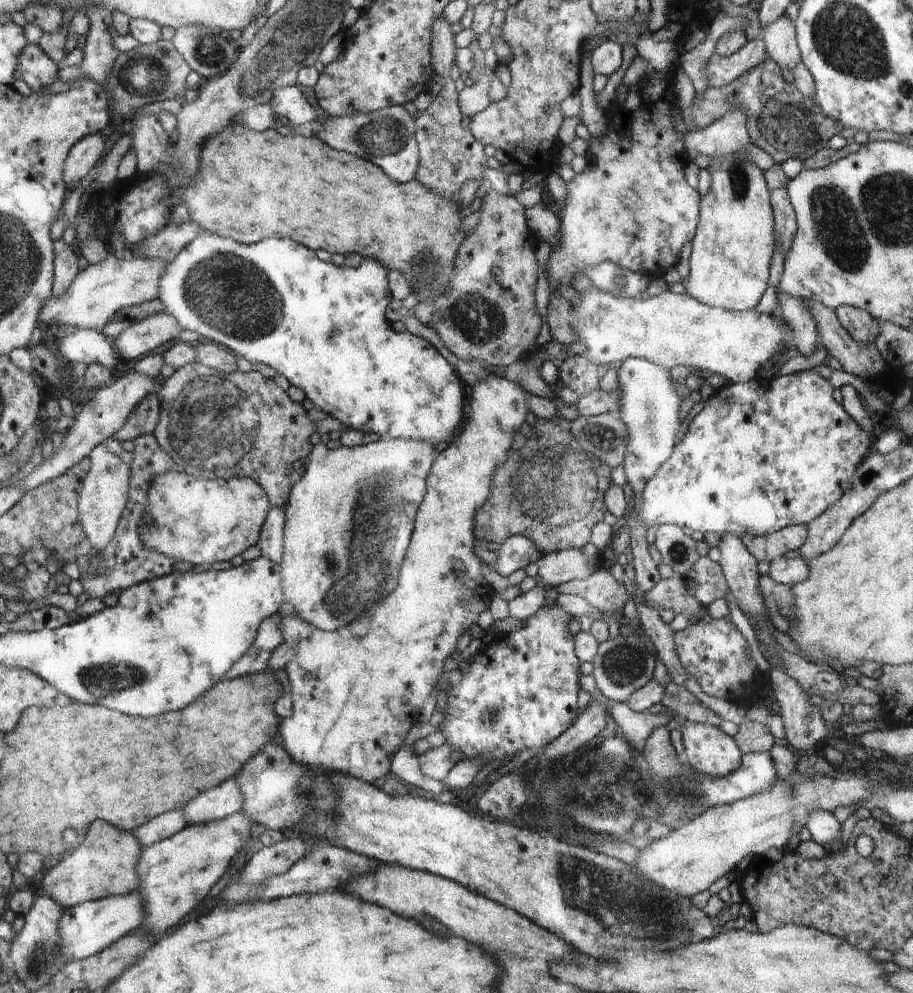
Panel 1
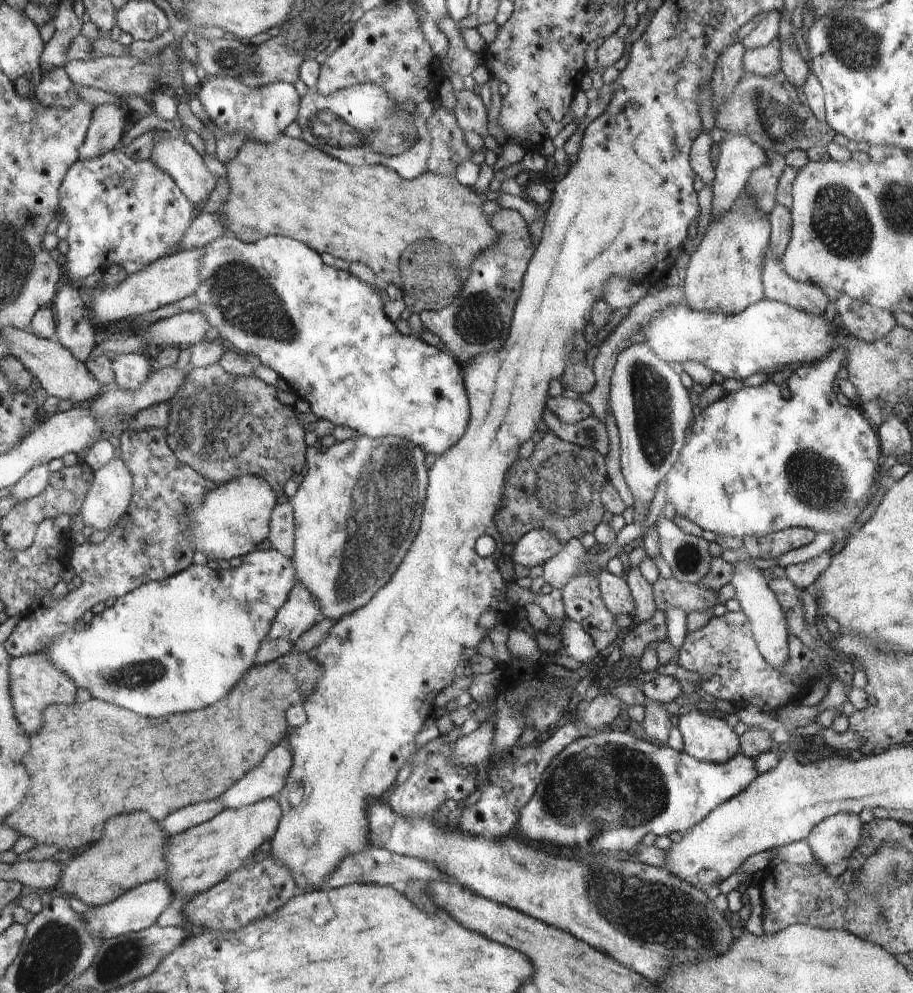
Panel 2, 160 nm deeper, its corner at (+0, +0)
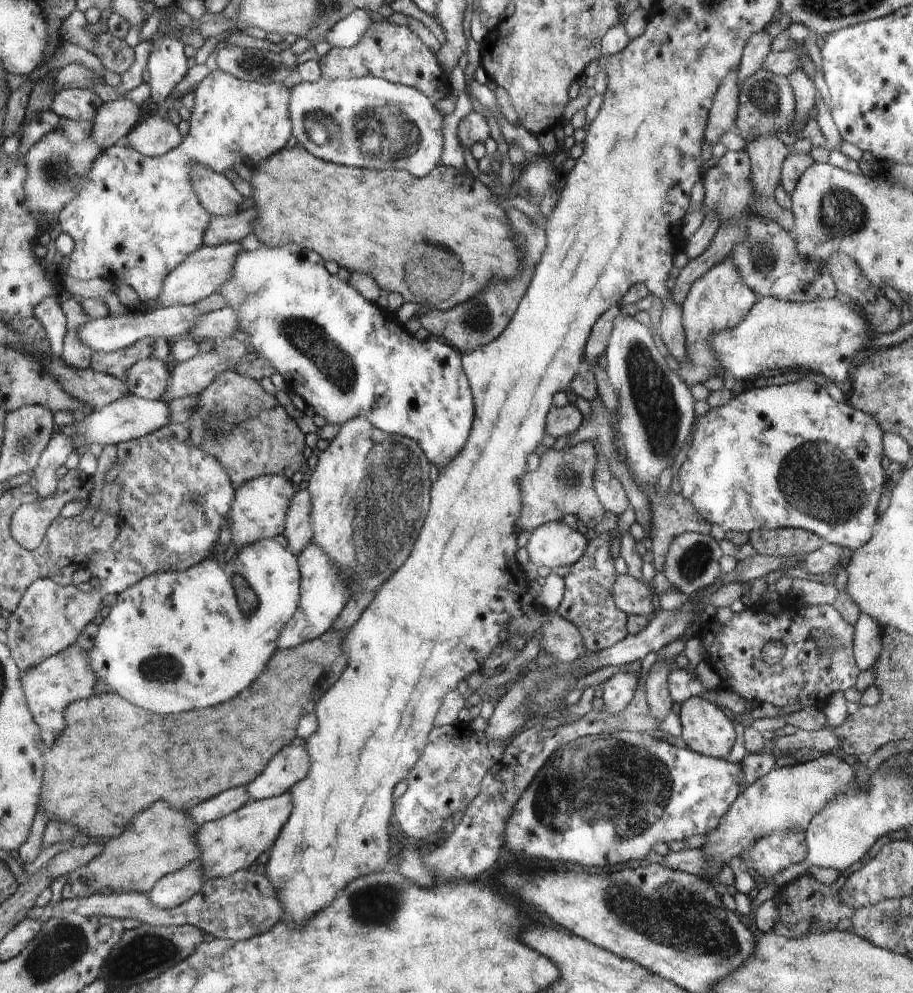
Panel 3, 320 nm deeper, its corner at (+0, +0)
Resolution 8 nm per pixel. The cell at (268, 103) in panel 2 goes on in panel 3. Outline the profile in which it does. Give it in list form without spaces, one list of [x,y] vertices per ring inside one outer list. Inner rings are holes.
[[[214,70],[192,92],[194,108],[188,120],[190,130],[171,152],[158,157],[146,157],[134,148],[114,145],[95,153],[92,166],[86,174],[88,182],[60,212],[62,232],[72,236],[75,241],[66,276],[84,281],[92,278],[109,279],[112,283],[122,281],[136,291],[140,302],[157,300],[166,276],[205,245],[206,210],[198,201],[197,192],[193,188],[194,164],[204,164],[214,172],[224,174],[226,170],[234,170],[232,166],[236,164],[257,167],[262,160],[269,159],[274,152],[282,151],[286,146],[290,138],[292,116],[289,104],[292,94],[282,82],[260,84]]]

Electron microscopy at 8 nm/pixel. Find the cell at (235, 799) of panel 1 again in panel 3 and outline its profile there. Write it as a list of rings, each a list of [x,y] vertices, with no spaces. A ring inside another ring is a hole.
[[[303,742],[281,749],[268,767],[253,781],[246,784],[250,801],[278,797],[306,778],[310,758]]]

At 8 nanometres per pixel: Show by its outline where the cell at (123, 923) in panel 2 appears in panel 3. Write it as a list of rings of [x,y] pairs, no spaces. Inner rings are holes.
[[[191,865],[158,880],[153,891],[148,892],[148,900],[160,910],[174,908],[201,892],[207,879],[200,865]]]

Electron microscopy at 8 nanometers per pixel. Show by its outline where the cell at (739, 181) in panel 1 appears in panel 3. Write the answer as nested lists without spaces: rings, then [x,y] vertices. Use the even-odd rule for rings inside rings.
[[[731,257],[722,260],[720,264],[714,264],[704,276],[692,282],[690,291],[680,308],[683,312],[682,325],[688,362],[681,364],[678,372],[682,372],[682,381],[685,384],[690,384],[692,387],[716,375],[714,368],[717,366],[717,356],[710,348],[710,336],[724,328],[738,327],[738,324],[749,315],[754,304],[757,304],[758,299],[757,293],[742,280],[741,270]]]

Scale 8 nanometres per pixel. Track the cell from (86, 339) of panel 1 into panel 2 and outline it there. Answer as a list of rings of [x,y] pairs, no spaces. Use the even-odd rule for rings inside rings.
[[[124,353],[112,356],[114,386],[136,390],[149,379],[155,366],[152,359],[139,353]]]

